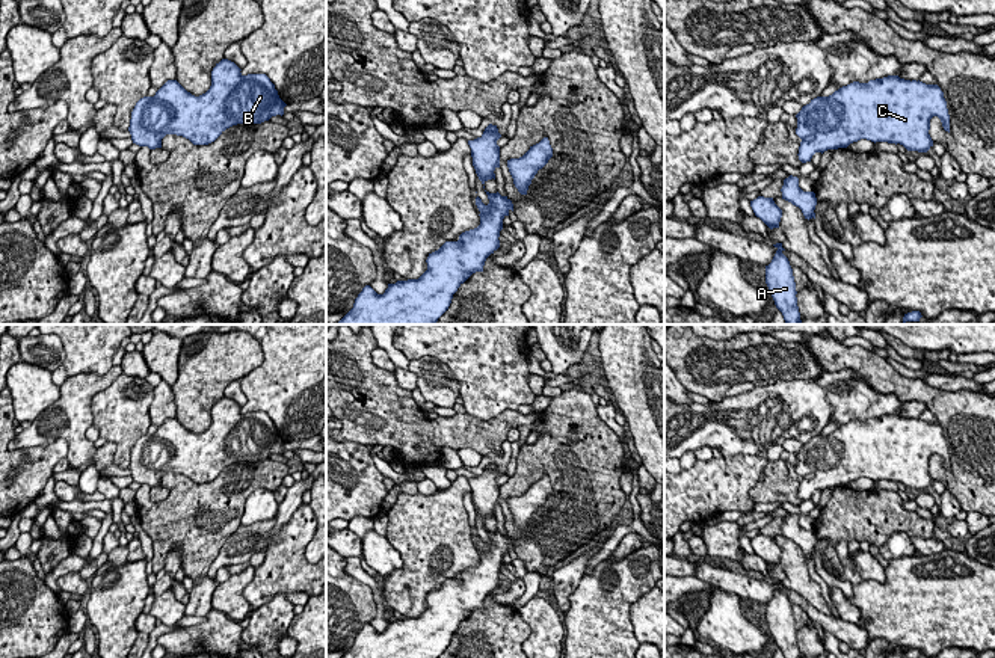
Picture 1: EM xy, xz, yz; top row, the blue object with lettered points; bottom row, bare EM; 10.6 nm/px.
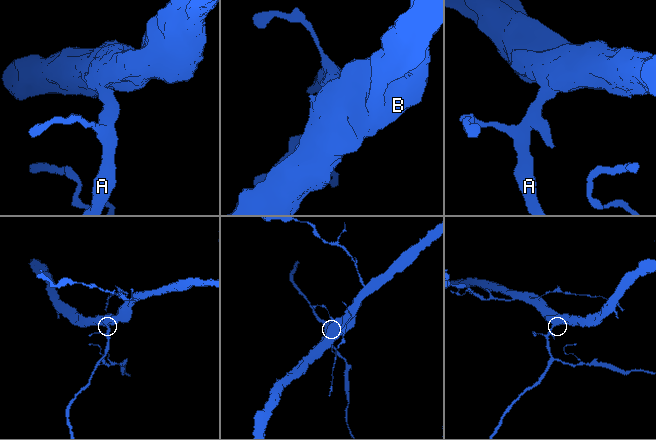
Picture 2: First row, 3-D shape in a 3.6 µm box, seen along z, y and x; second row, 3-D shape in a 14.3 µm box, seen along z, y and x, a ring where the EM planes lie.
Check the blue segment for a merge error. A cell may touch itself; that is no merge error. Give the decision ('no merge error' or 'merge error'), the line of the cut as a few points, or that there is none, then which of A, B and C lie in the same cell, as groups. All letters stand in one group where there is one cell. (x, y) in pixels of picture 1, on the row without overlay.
no merge error | no cut | A B C

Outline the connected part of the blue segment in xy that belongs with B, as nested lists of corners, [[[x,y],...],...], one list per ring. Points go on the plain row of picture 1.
[[[222,397],[211,409],[210,427],[199,435],[177,418],[168,418],[154,435],[140,436],[128,465],[133,481],[156,487],[166,472],[177,472],[193,483],[208,483],[233,463],[282,454],[287,442],[270,417],[240,409],[234,400]]]

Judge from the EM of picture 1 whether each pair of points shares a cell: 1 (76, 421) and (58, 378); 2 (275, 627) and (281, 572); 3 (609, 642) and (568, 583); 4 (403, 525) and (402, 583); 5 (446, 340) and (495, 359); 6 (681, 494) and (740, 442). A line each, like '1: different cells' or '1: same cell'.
1: different cells
2: different cells
3: different cells
4: same cell
5: same cell
6: different cells

